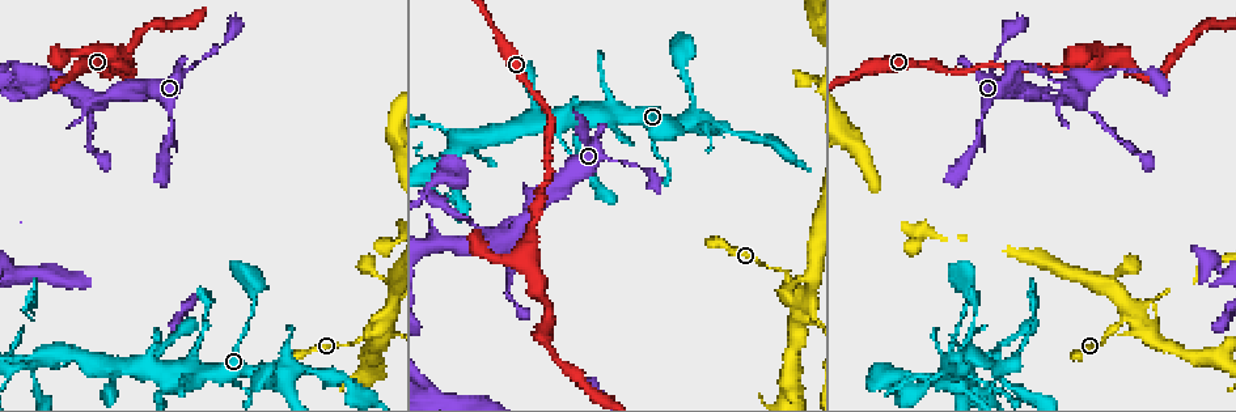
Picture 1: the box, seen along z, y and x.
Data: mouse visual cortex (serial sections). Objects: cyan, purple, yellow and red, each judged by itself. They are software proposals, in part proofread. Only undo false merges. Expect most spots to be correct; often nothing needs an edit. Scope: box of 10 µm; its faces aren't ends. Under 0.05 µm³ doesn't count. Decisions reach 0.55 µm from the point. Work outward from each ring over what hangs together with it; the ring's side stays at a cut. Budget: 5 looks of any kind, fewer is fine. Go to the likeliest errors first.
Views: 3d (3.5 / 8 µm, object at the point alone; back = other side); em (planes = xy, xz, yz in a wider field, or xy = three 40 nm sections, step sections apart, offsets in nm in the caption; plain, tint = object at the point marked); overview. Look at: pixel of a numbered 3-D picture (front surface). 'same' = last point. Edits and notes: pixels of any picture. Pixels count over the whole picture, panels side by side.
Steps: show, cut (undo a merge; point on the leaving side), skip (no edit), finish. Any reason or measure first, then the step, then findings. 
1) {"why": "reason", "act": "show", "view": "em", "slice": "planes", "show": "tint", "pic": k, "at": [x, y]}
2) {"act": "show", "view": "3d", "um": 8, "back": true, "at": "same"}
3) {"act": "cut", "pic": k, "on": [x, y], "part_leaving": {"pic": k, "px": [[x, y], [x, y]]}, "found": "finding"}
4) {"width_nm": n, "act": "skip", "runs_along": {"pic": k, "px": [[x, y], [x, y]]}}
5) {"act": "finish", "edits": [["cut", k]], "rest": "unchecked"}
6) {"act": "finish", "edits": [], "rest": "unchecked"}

{"why": "small branch off a trunk", "act": "show", "view": "3d", "um": 3.5, "pic": 1, "at": [35, 363]}

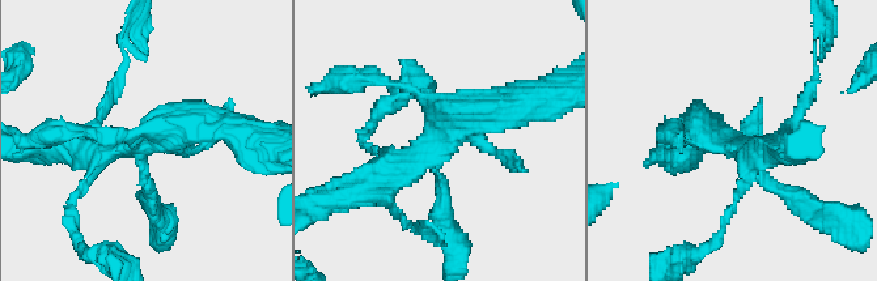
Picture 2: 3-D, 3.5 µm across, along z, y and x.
{"arms": 4, "arm_widths_nm": [150, 150, 300, 450], "why": "need the tissue", "act": "show", "view": "em", "slice": "planes", "show": "tint", "pic": 2, "at": [139, 142]}

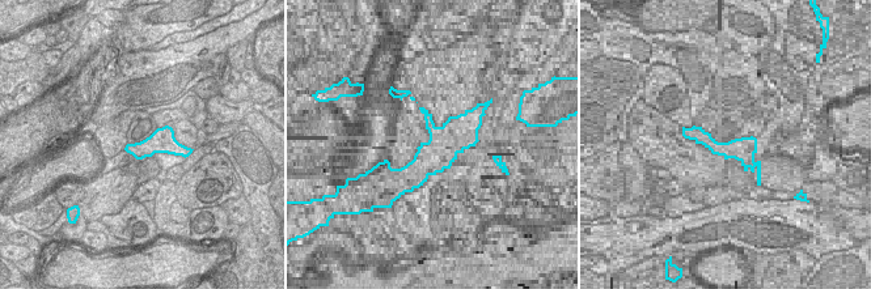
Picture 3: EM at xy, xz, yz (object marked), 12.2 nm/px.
{"act": "skip", "found": "one cell here"}

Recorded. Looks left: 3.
{"why": "four arms meet", "act": "show", "view": "3d", "um": 3.5, "pic": 1, "at": [797, 293]}

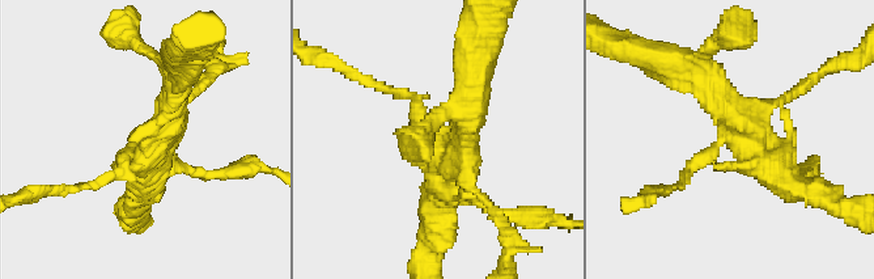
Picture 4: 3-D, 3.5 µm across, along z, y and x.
{"act": "show", "view": "em", "slice": "xy", "step": 3, "show": "tint", "pic": 4, "at": [144, 137]}

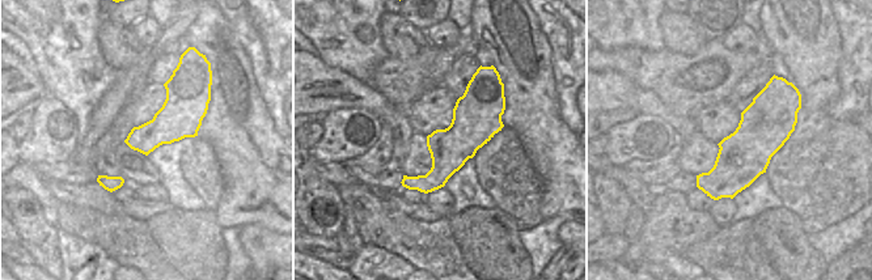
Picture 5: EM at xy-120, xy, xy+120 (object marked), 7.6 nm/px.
{"act": "show", "view": "em", "slice": "xy", "step": 1, "show": "tint", "at": "same"}

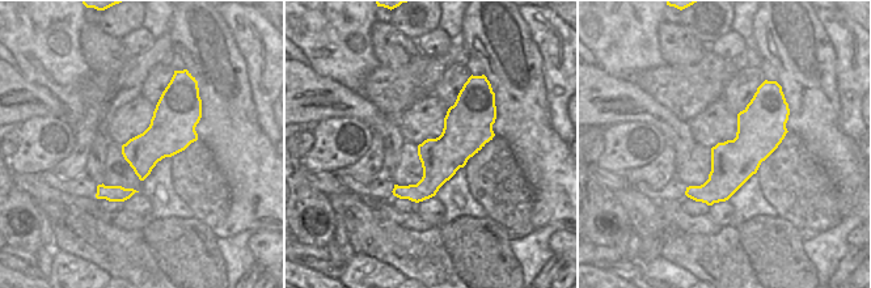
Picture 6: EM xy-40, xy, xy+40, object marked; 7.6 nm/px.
{"act": "skip", "runs_along": {"pic": 4, "px": [[397, 93], [418, 100], [441, 151], [437, 211]]}, "found": "continuous, no second cell"}

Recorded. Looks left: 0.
{"act": "finish", "edits": [], "rest": "unchecked"}

